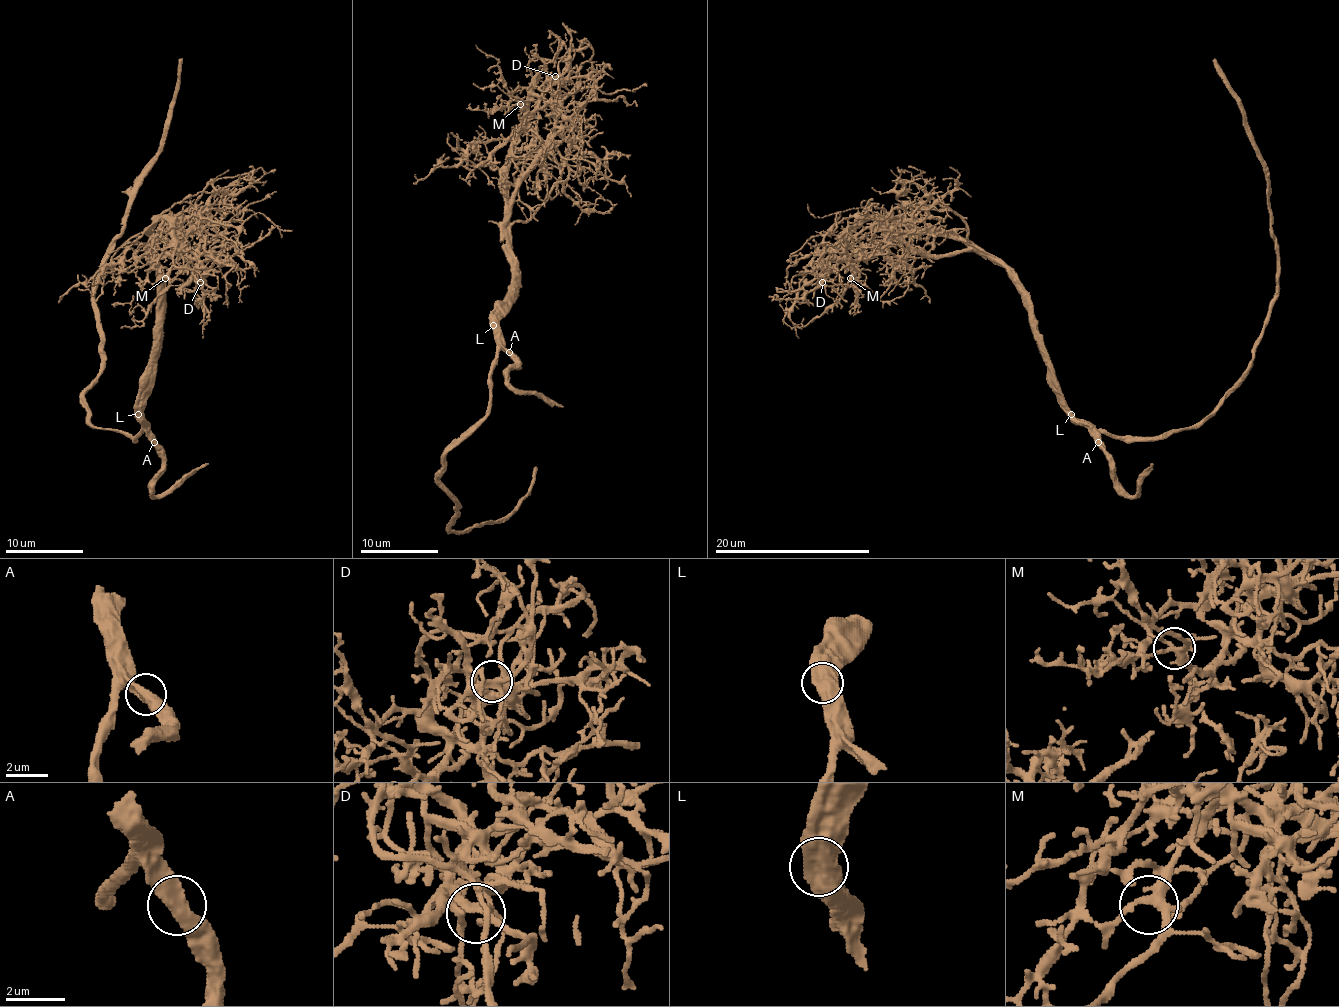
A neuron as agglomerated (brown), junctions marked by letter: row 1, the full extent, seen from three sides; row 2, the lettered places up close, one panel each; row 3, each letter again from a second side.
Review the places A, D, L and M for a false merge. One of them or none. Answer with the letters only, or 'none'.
none

